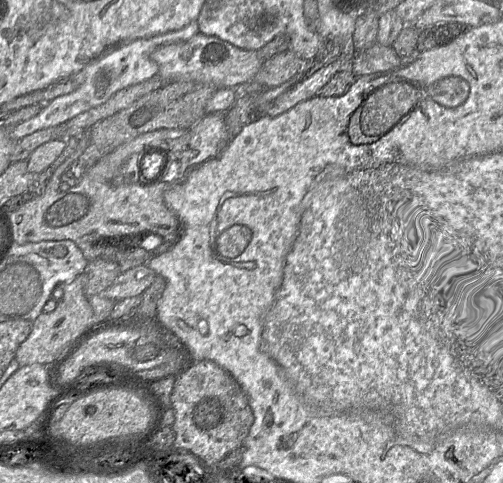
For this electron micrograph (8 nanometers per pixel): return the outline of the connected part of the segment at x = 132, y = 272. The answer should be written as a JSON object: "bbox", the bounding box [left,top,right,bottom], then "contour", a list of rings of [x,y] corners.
{"bbox":[102,265,157,301],"contour":[[[147,265],[135,266],[123,271],[111,286],[102,292],[102,296],[113,301],[120,301],[143,292],[154,282],[157,274]]]}

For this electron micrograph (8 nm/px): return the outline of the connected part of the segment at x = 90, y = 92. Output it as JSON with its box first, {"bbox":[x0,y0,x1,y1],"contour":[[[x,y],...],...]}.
{"bbox":[9,20,199,141],"contour":[[[196,20],[180,30],[167,32],[150,38],[136,39],[124,44],[119,44],[118,47],[112,51],[106,51],[101,58],[83,70],[84,82],[75,91],[57,97],[46,104],[34,117],[9,128],[10,137],[18,141],[24,136],[33,134],[39,130],[50,127],[63,127],[66,122],[75,116],[105,103],[119,90],[157,76],[159,67],[150,59],[151,53],[162,45],[188,41],[198,33],[199,26]]]}

